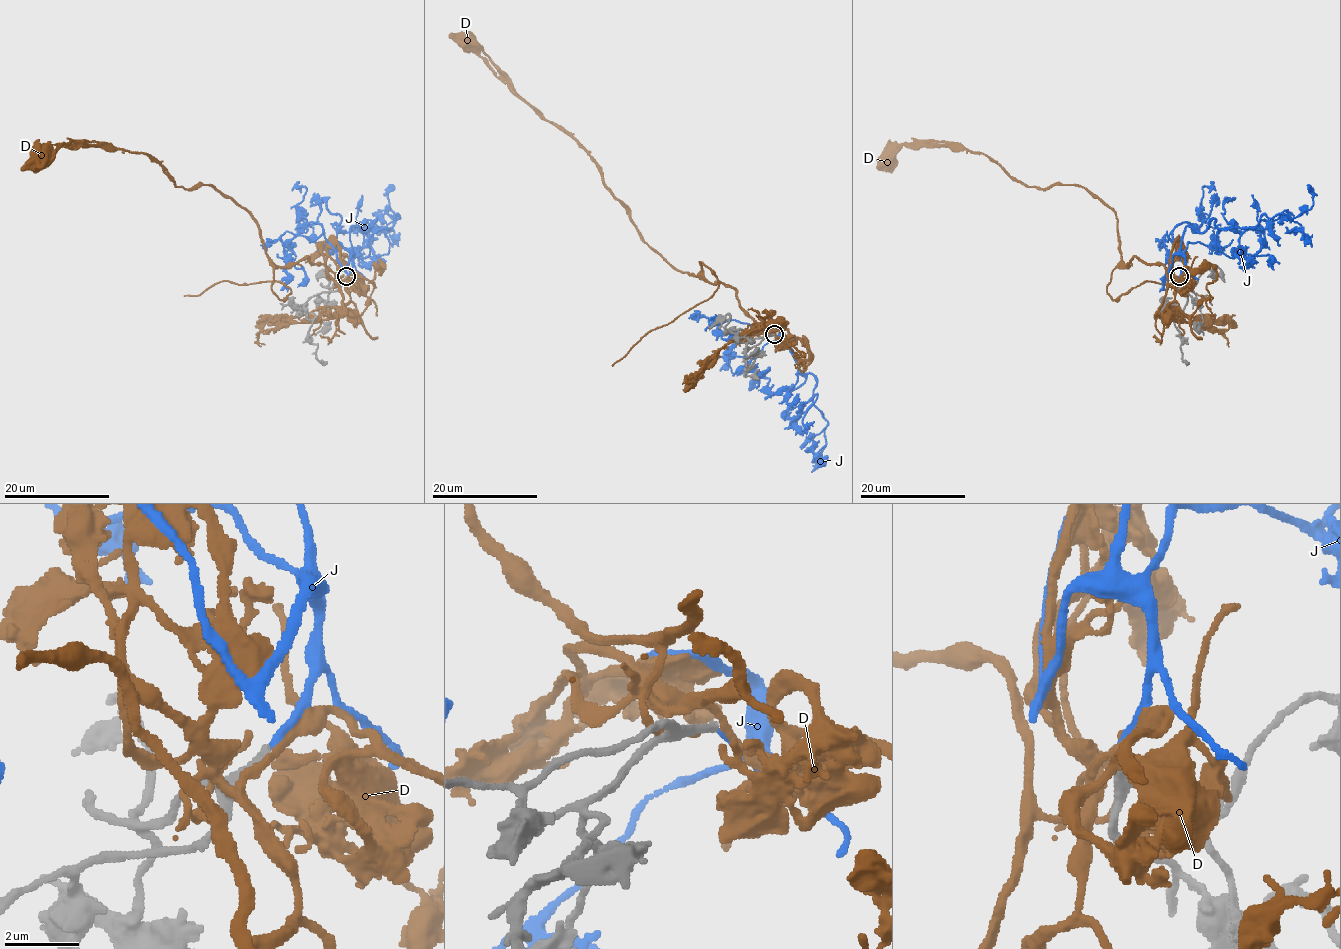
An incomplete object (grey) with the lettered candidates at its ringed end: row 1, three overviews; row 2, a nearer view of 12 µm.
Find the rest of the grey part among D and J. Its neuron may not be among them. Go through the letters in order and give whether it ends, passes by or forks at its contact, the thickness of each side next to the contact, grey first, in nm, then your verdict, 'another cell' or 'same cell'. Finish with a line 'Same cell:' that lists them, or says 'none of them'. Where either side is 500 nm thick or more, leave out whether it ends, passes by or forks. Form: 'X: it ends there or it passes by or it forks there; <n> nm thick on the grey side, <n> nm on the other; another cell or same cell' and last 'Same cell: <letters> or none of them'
D: it passes by; 200 nm thick on the grey side, 190 nm on the other; another cell
J: it ends there; 200 nm thick on the grey side, 180 nm on the other; same cell
Same cell: J

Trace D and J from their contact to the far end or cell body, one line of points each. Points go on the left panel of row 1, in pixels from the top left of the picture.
D: (346, 277), (307, 256), (278, 267), (230, 197), (177, 187), (143, 152), (60, 146), (41, 159)
J: (346, 277), (353, 226), (365, 232), (375, 219), (373, 230), (388, 229), (399, 218), (388, 204), (392, 184)

